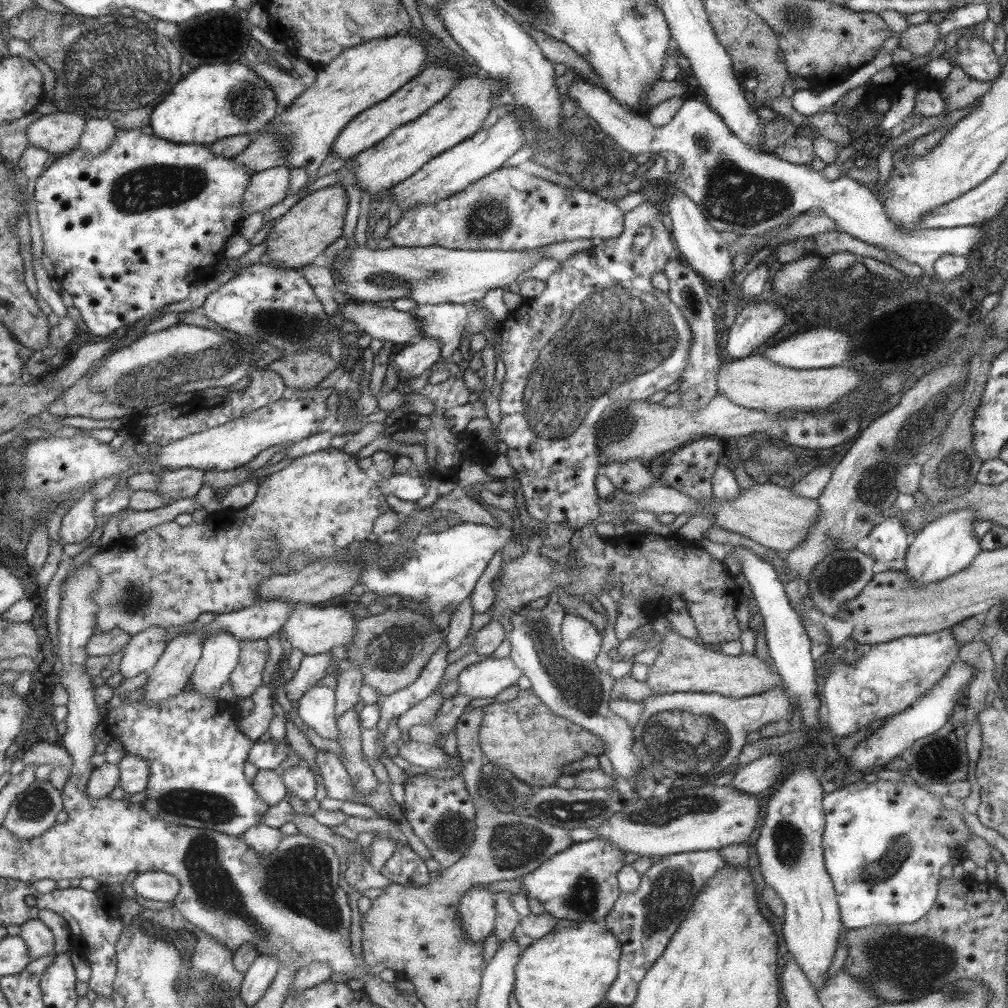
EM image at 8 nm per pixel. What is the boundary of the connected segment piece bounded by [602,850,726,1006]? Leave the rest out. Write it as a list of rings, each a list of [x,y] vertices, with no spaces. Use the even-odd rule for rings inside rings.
[[[718,850],[668,855],[661,858],[661,862],[653,863],[644,874],[640,874],[640,884],[634,892],[620,892],[615,906],[602,920],[606,928],[618,937],[621,946],[618,978],[606,992],[611,1004],[629,1006],[634,1002],[638,984],[669,946],[674,932],[686,918],[698,893],[707,880],[718,874],[725,864]]]

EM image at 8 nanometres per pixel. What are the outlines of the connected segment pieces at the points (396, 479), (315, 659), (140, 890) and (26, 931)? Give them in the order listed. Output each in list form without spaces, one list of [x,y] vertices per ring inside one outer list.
[[[415,473],[393,474],[386,480],[379,480],[376,484],[384,496],[393,494],[399,500],[409,500],[414,503],[427,492],[428,488]]]
[[[330,652],[313,656],[303,655],[299,666],[290,680],[285,682],[283,692],[287,700],[298,700],[306,690],[316,684],[317,680],[326,676],[327,667],[333,662]]]
[[[147,871],[138,874],[129,883],[136,894],[145,900],[155,902],[169,902],[179,891],[179,882],[162,871]]]
[[[40,919],[20,925],[19,935],[23,937],[30,949],[31,961],[51,955],[55,950],[55,936],[51,928]]]

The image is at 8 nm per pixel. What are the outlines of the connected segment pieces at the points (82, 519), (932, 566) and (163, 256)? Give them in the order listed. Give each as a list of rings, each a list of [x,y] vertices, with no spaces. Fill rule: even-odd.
[[[88,491],[77,502],[73,503],[64,515],[60,527],[62,544],[81,544],[95,532],[97,516],[95,516],[97,499]]]
[[[955,510],[935,518],[933,522],[919,529],[905,551],[905,574],[911,578],[911,584],[923,585],[946,579],[970,566],[981,548],[979,538],[973,536],[973,526],[978,517],[973,510]]]
[[[120,130],[113,141],[113,147],[101,155],[91,155],[87,149],[79,146],[68,155],[55,157],[46,171],[38,178],[35,184],[34,200],[36,201],[36,214],[38,216],[42,239],[44,241],[43,253],[47,255],[55,269],[56,280],[73,298],[73,305],[80,311],[82,319],[86,322],[90,333],[93,335],[112,338],[120,335],[134,324],[143,319],[147,314],[159,311],[159,308],[181,302],[187,298],[189,288],[195,284],[208,281],[209,266],[218,264],[223,258],[223,240],[231,236],[231,224],[239,224],[245,218],[242,202],[247,186],[251,182],[251,170],[243,168],[238,161],[231,157],[219,156],[211,152],[205,145],[175,144],[142,134],[139,130]]]

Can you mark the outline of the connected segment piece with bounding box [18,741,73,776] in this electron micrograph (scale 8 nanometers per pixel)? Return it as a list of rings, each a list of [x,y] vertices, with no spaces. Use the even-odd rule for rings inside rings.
[[[43,742],[41,746],[20,751],[18,757],[21,758],[25,766],[45,766],[54,768],[66,768],[69,776],[73,774],[73,757],[67,752],[64,746]]]

